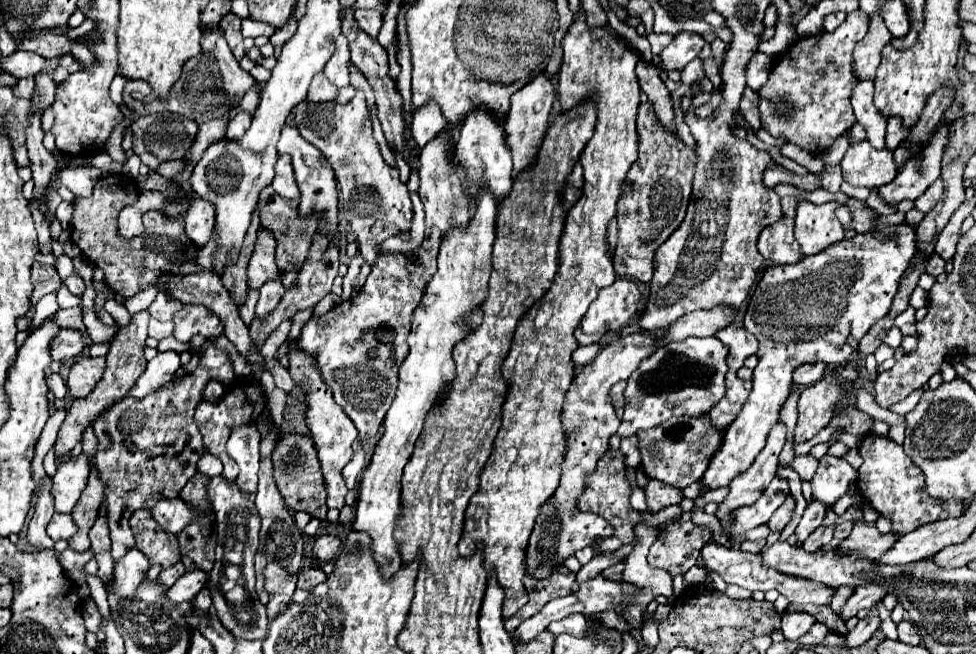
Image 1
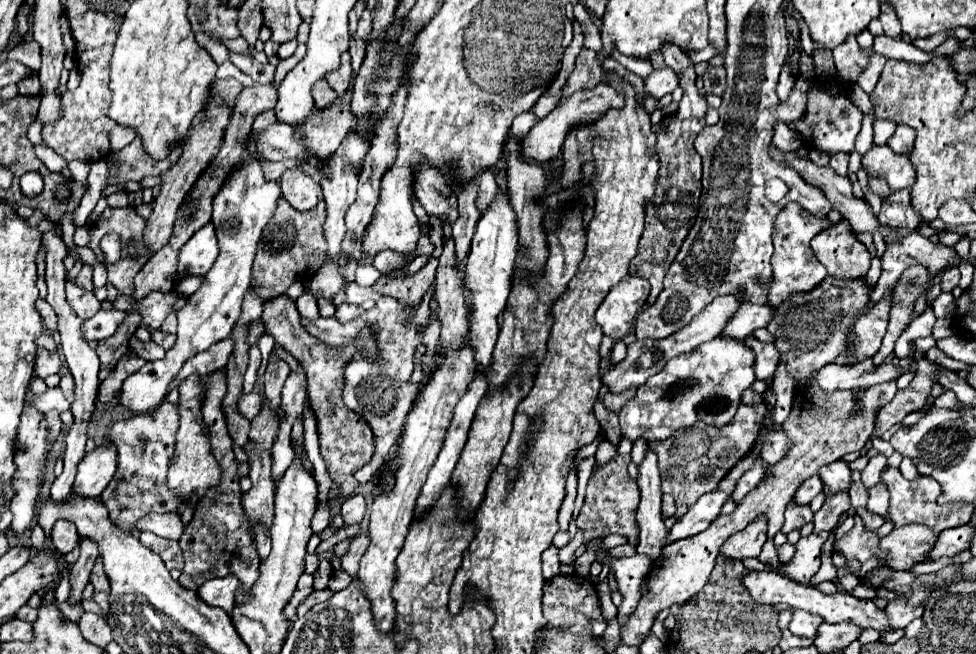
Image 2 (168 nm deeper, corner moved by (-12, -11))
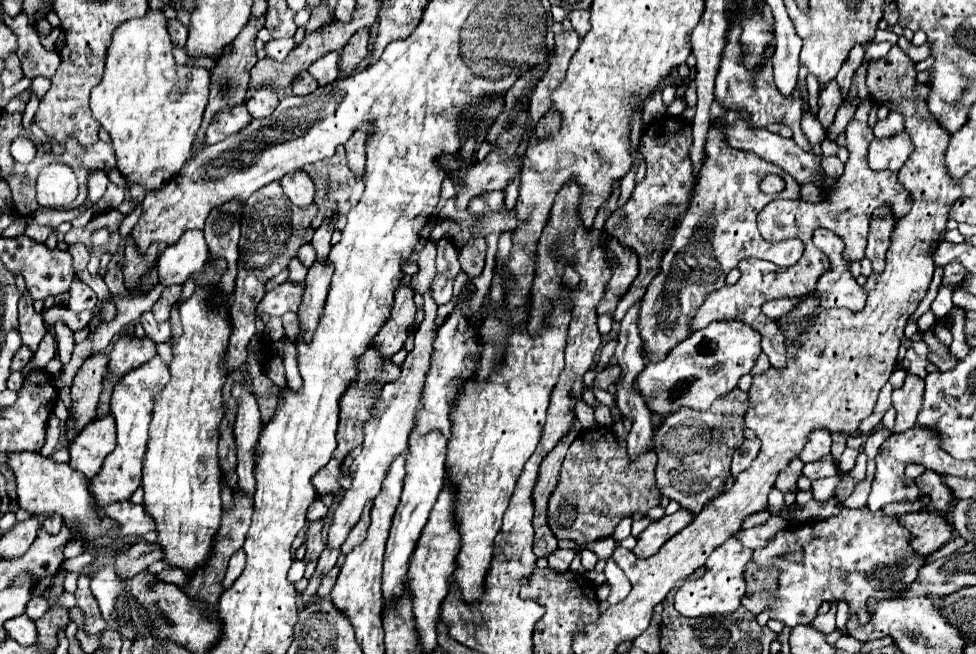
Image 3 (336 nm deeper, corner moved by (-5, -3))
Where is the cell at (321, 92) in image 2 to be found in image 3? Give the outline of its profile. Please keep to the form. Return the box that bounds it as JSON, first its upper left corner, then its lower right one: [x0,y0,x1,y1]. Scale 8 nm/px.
[291,70,317,96]

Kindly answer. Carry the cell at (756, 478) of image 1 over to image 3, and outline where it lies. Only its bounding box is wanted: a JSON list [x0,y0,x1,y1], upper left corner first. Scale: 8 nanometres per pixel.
[673,538,751,616]

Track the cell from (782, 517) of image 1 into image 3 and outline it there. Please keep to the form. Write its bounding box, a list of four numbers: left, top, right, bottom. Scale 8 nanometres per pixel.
[775,458,805,492]

